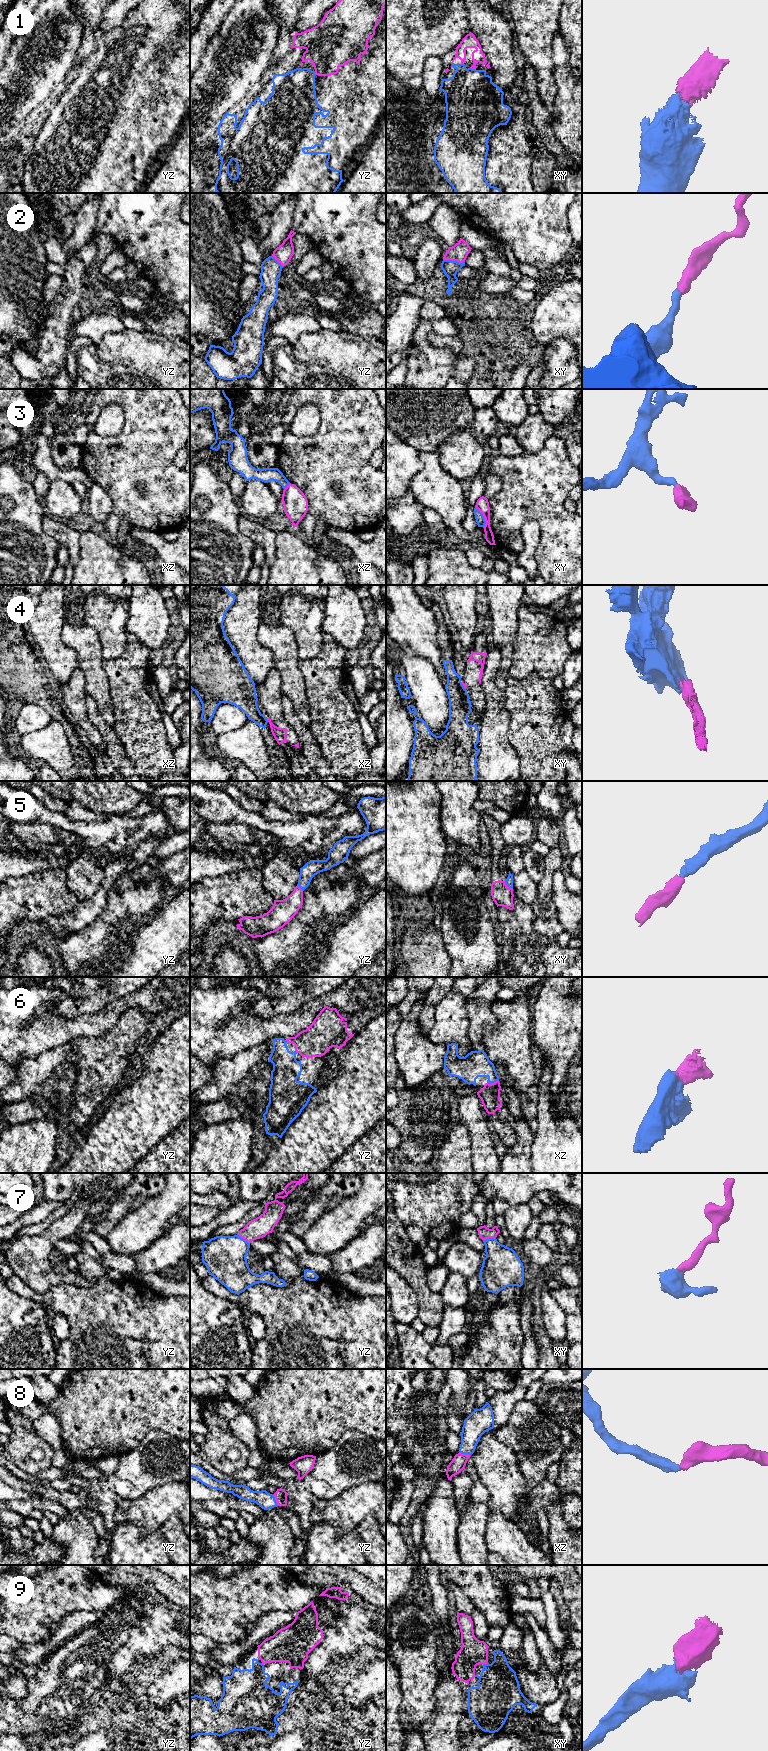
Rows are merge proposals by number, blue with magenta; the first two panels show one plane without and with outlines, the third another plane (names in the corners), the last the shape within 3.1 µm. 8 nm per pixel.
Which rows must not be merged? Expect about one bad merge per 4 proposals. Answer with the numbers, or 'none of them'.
3, 4

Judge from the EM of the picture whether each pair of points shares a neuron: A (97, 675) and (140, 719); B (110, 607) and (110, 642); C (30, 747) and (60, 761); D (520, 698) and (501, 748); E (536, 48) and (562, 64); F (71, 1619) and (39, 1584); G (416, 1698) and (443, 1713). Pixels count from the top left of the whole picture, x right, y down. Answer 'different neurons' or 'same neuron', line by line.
A: different neurons
B: same neuron
C: same neuron
D: different neurons
E: different neurons
F: different neurons
G: different neurons

